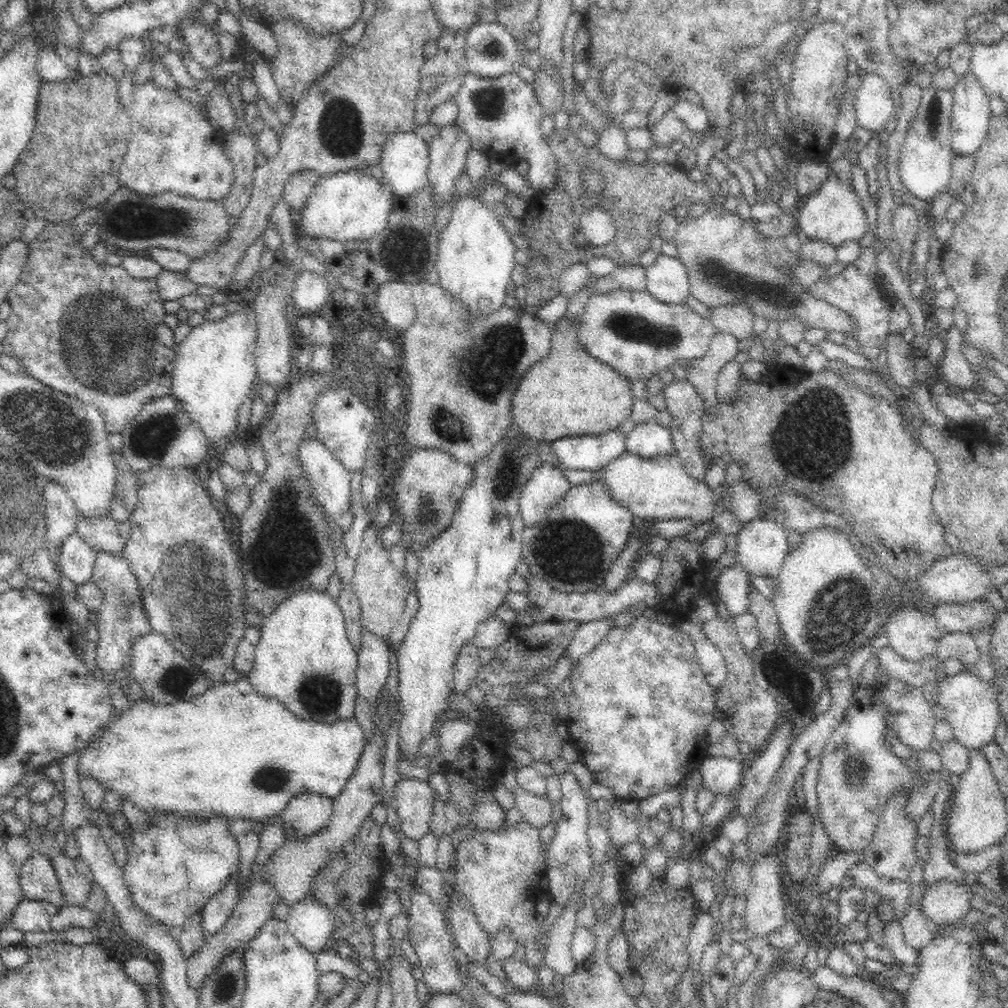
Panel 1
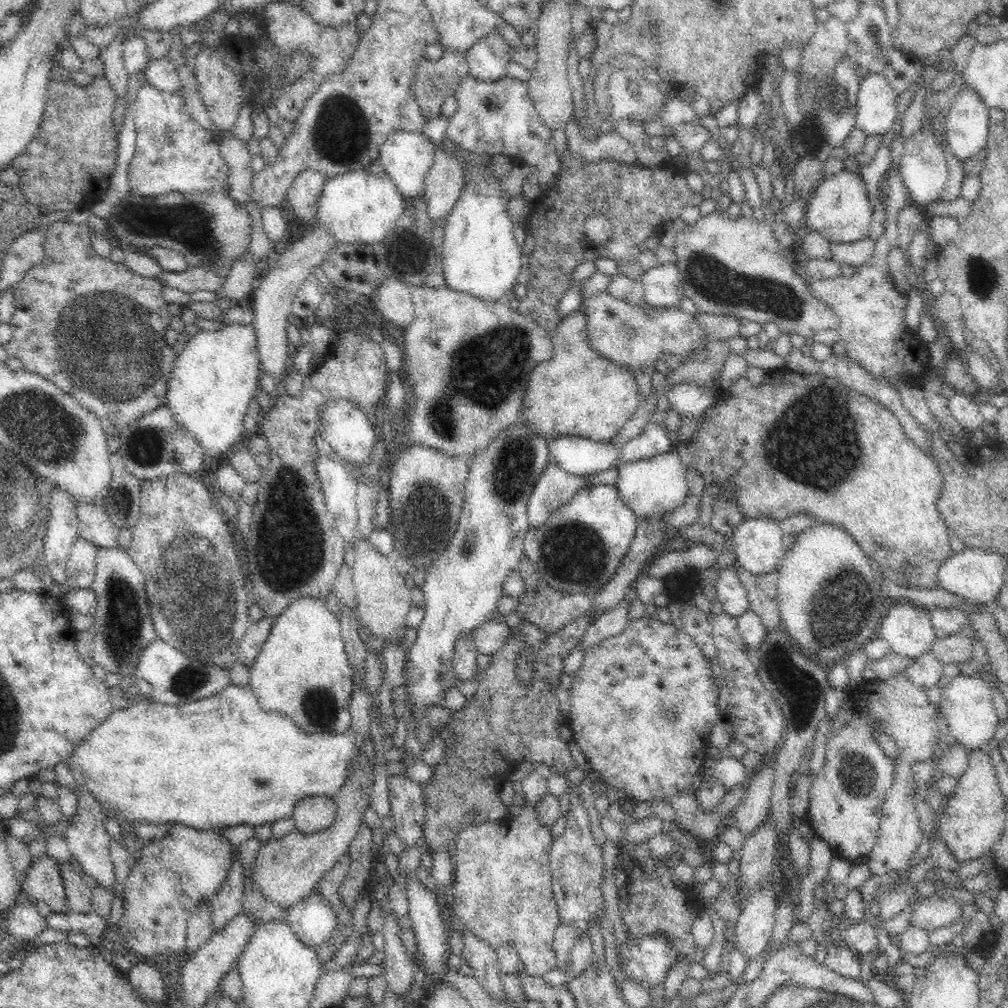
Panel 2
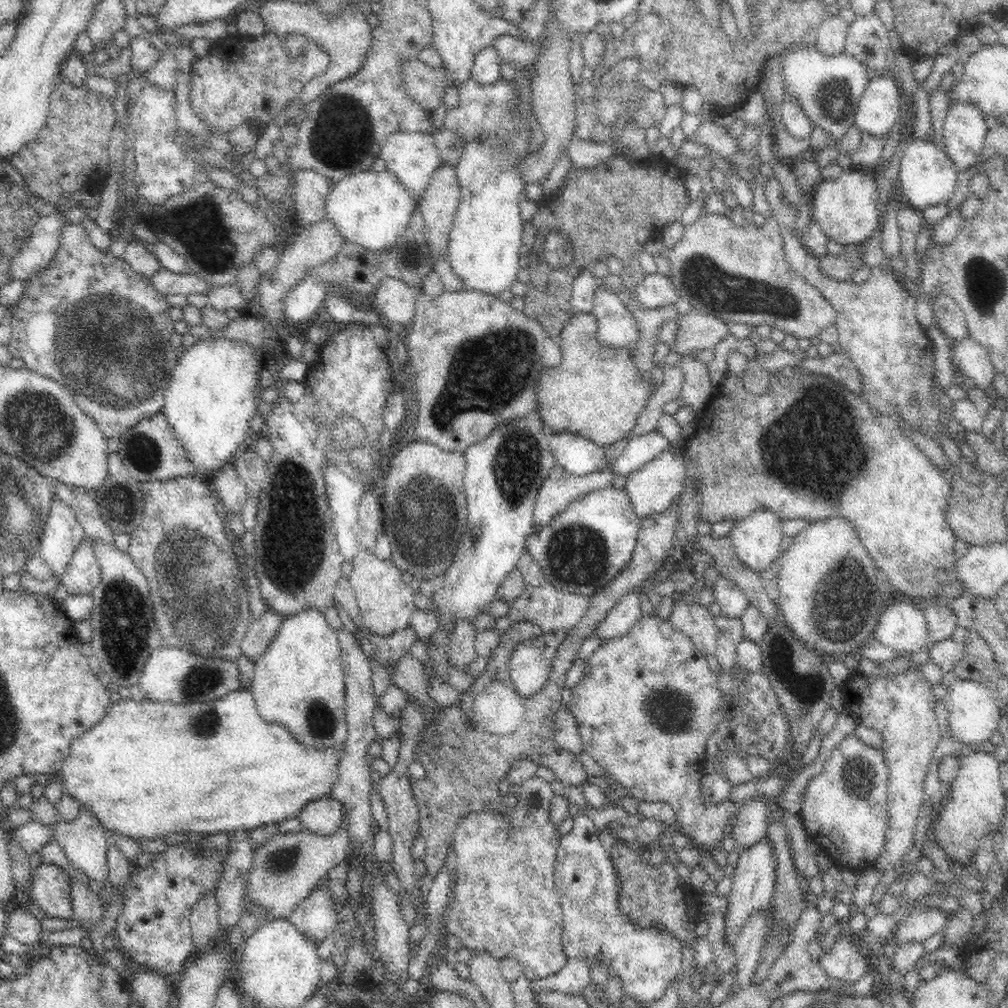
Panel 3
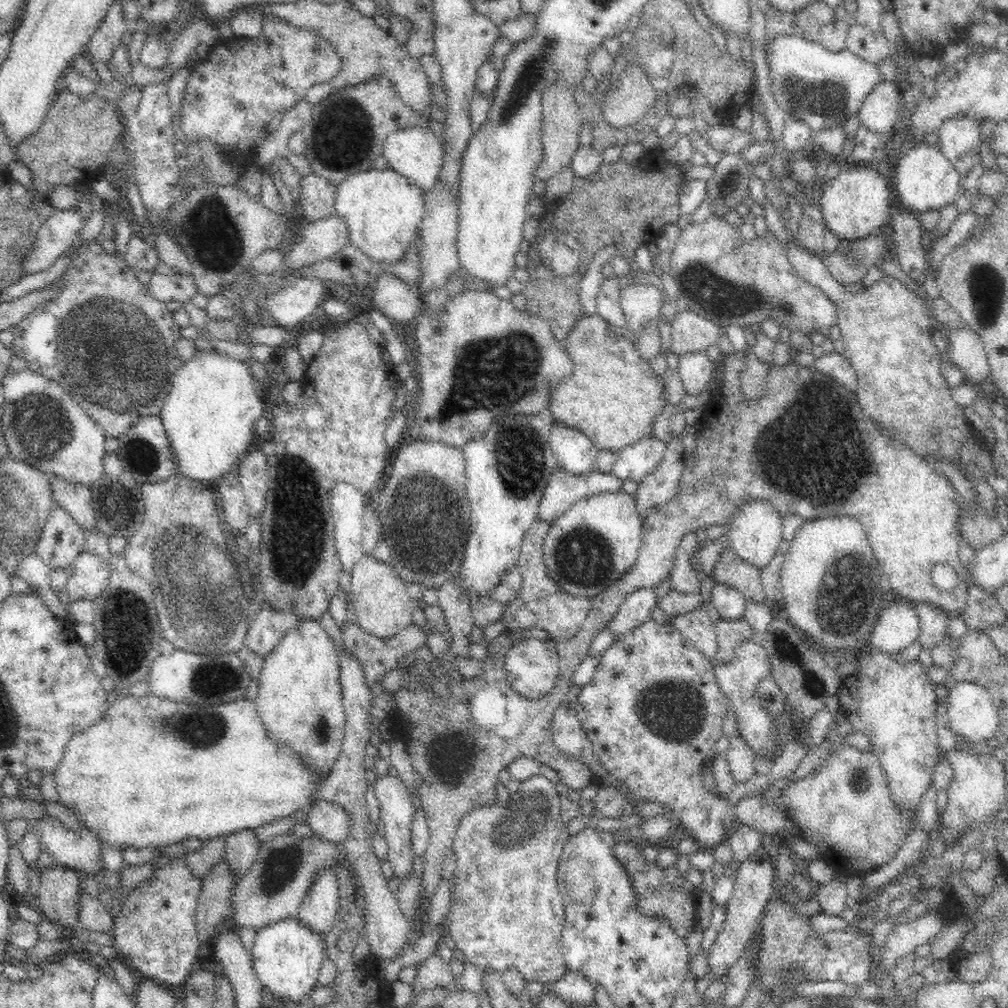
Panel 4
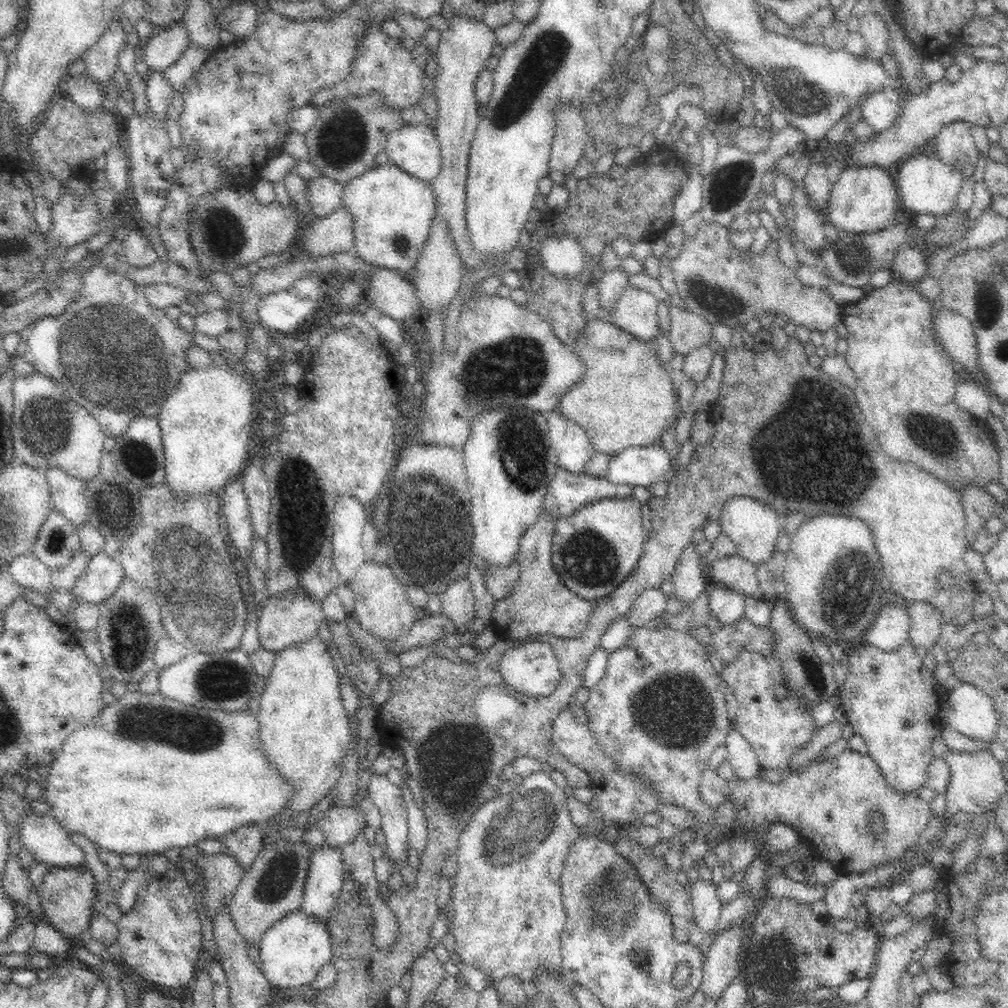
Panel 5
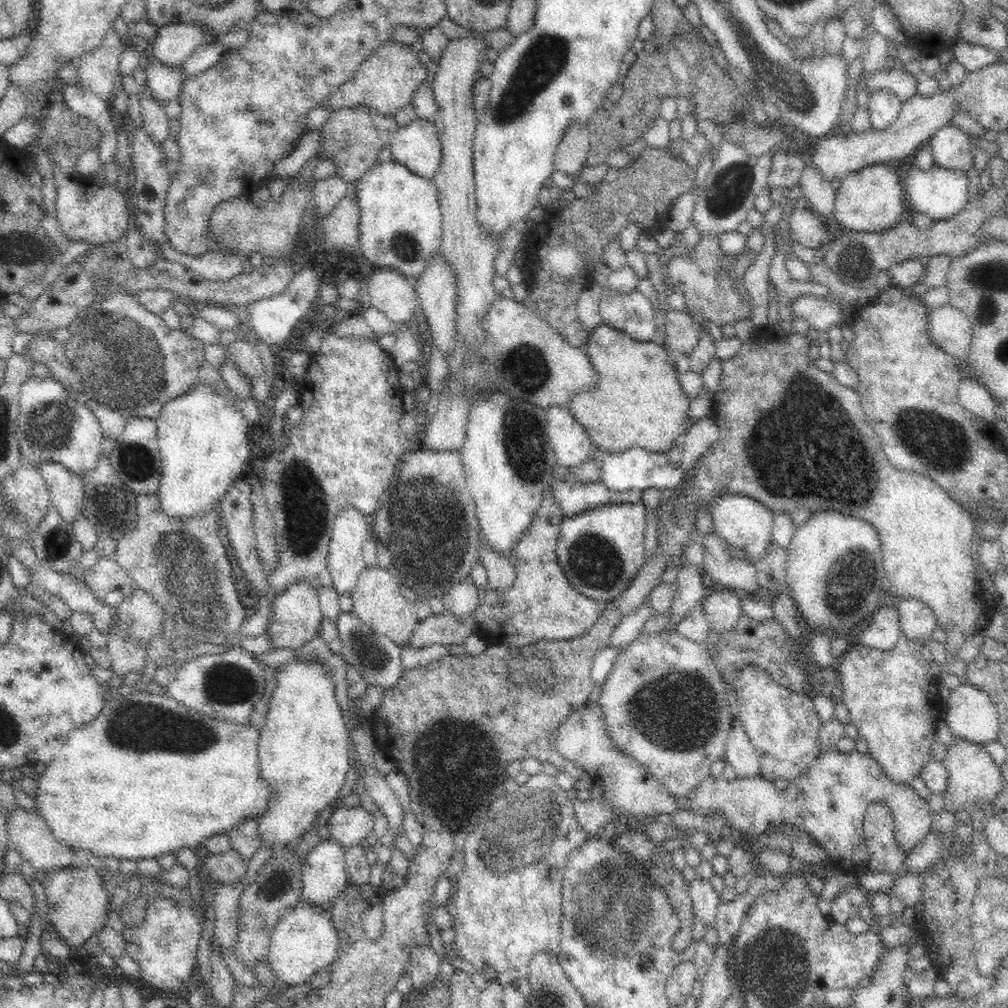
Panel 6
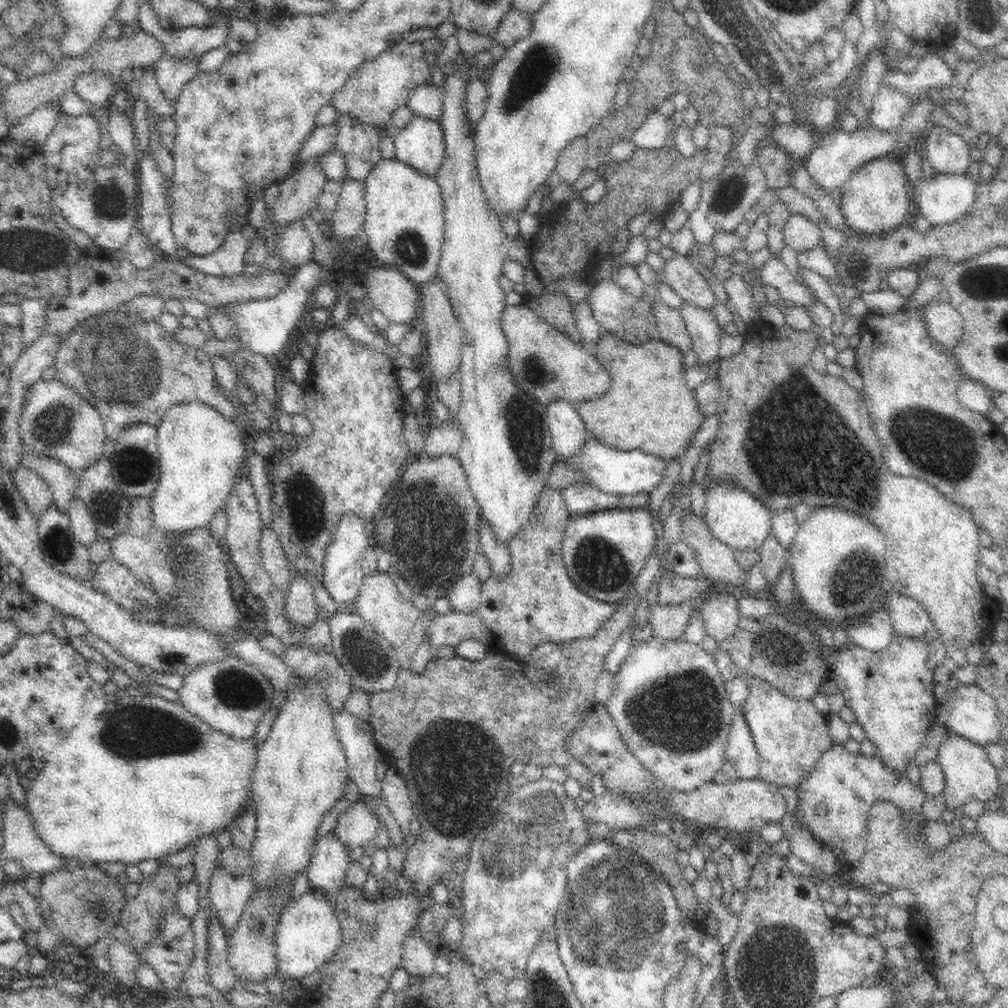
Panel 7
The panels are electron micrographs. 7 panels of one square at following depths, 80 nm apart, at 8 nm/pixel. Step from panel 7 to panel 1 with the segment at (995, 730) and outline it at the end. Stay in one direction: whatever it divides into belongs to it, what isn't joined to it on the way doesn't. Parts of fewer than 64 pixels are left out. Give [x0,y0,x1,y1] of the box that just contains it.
[937,669,1001,751]

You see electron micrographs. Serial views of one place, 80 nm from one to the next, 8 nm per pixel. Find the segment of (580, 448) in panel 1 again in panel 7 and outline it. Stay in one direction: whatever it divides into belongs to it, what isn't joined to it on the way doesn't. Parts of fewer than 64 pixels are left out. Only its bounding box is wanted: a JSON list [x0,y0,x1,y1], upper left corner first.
[547,399,589,460]

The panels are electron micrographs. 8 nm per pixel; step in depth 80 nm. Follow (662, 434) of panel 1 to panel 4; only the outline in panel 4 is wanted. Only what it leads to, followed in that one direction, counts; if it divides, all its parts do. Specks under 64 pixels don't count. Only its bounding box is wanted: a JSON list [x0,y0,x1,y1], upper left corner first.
[611,437,667,484]

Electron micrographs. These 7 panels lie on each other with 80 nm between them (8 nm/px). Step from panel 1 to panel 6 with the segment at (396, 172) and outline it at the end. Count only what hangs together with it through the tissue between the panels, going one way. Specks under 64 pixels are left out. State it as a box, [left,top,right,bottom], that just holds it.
[390,119,442,179]

